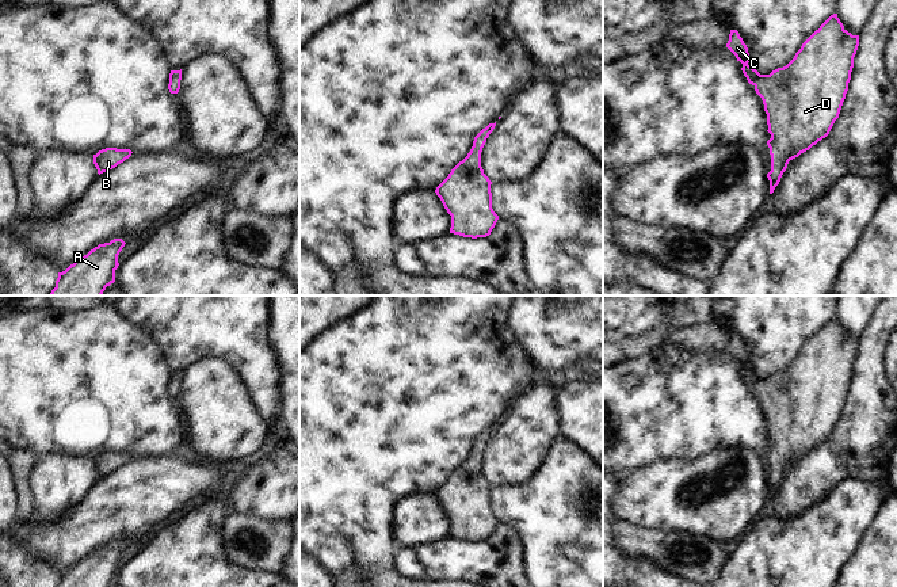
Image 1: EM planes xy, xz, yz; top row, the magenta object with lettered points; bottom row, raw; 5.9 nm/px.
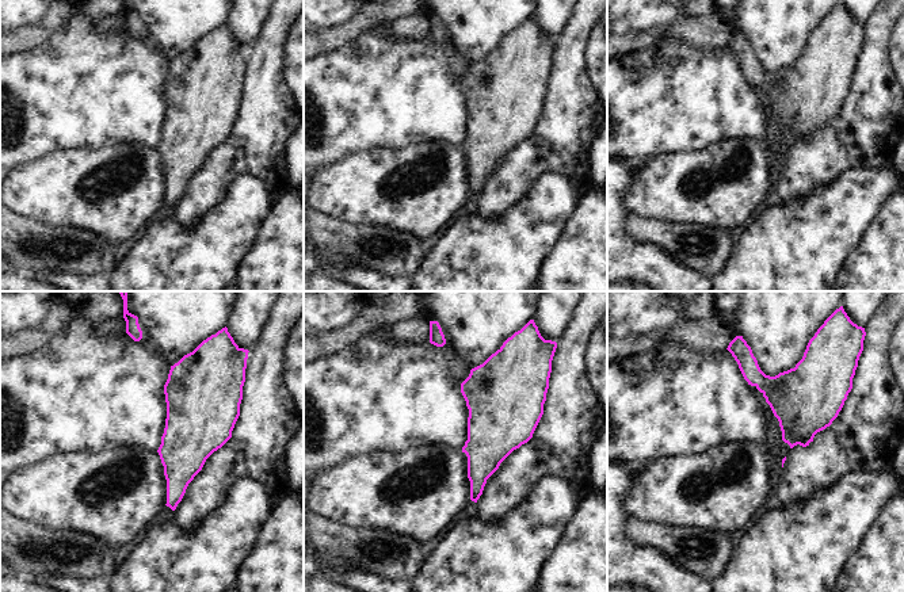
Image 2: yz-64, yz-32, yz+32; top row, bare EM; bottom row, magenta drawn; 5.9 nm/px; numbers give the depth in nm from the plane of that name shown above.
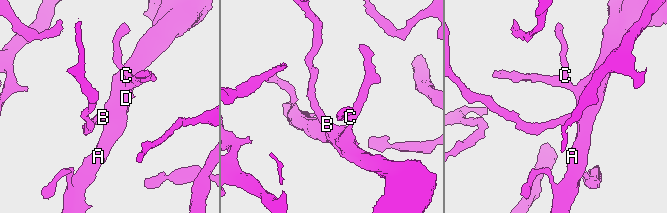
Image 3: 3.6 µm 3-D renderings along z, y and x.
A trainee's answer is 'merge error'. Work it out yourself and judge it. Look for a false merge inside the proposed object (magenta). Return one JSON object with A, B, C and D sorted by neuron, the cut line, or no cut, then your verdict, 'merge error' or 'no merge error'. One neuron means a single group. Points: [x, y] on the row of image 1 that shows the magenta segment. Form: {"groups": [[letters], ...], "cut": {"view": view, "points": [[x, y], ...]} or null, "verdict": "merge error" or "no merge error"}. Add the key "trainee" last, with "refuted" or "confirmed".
{"groups": [["A", "B", "C", "D"]], "cut": null, "verdict": "no merge error", "trainee": "refuted"}

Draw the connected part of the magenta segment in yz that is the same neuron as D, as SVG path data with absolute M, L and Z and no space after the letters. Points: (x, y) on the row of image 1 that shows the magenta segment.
M833 14L802 43L786 66L778 68L770 75L760 75L748 65L748 47L738 31L730 30L726 47L743 64L741 70L762 98L767 114L767 131L771 134L767 141L771 155L771 171L767 174L770 194L779 184L789 161L809 150L829 134L848 91L858 46L859 35L848 33L837 14Z

